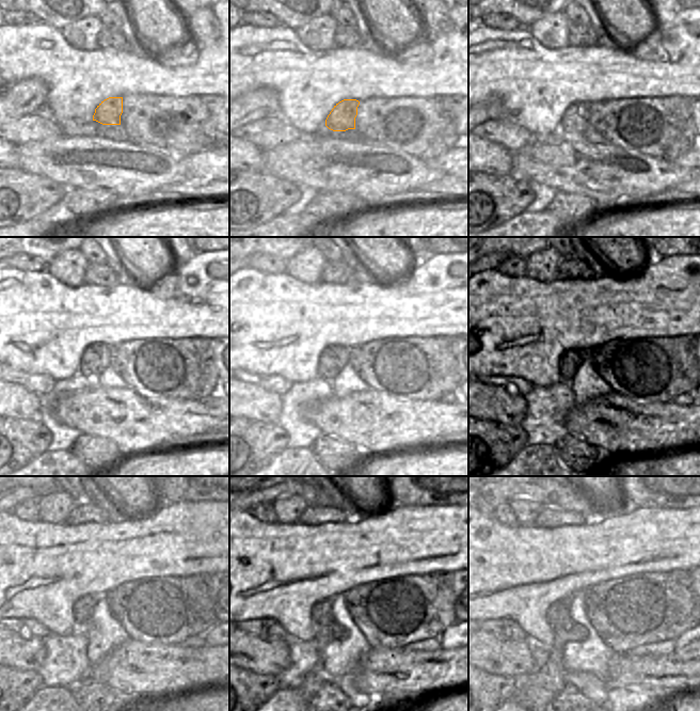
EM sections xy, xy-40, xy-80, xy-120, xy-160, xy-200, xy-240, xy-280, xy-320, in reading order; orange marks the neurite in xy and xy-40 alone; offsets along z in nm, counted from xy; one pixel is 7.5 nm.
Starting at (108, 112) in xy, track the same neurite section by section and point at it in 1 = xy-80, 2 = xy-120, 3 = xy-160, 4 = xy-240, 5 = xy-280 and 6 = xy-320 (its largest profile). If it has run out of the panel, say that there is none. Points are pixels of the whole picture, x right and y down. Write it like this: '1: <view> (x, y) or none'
1: xy-80 (576, 119)
2: xy-120 (96, 358)
3: xy-160 (333, 359)
4: xy-240 (83, 610)
5: xy-280 (320, 611)
6: xy-320 (557, 610)

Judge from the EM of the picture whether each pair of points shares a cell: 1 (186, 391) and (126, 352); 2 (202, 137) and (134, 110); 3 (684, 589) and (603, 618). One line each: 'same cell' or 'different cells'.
1: same cell
2: same cell
3: same cell

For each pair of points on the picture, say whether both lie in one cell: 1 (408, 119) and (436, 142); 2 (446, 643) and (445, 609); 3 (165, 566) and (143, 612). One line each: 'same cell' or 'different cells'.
1: same cell
2: different cells
3: different cells

